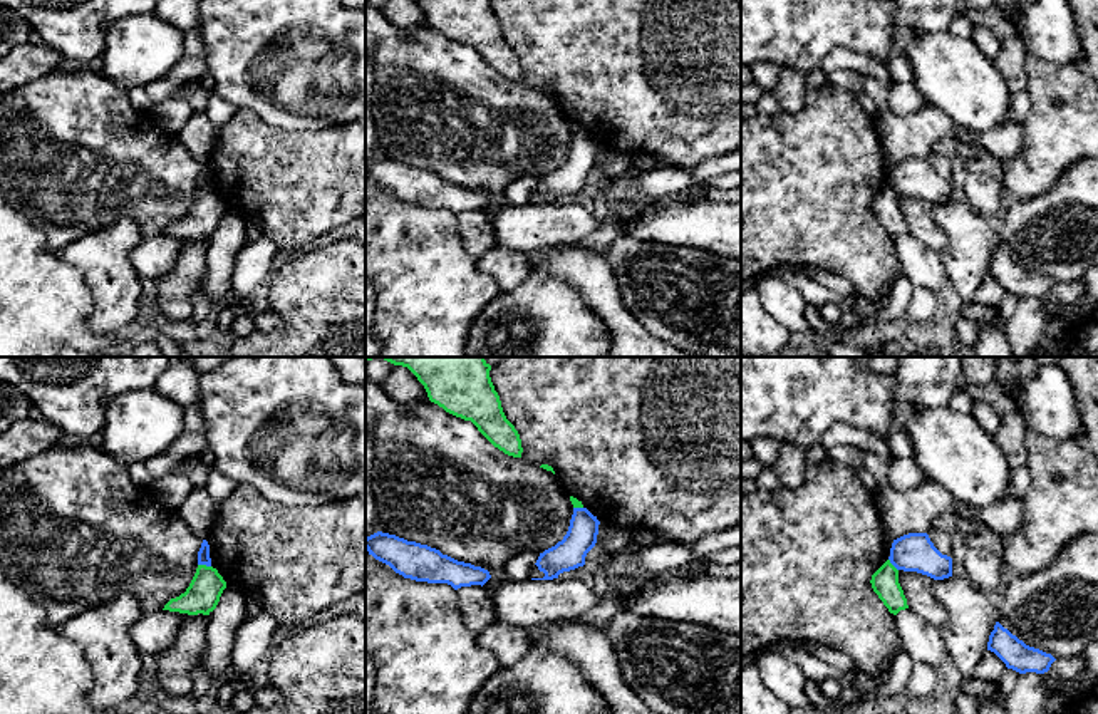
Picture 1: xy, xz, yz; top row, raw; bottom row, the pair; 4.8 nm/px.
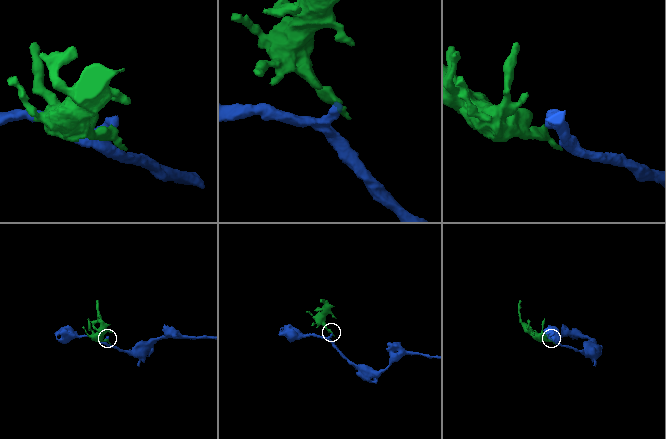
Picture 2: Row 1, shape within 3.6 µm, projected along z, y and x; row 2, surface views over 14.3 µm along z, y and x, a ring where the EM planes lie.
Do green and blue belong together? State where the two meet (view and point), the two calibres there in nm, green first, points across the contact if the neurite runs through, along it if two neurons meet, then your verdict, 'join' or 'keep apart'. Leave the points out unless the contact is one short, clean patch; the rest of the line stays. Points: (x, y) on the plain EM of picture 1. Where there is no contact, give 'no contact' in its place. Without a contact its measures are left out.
meets green in xy at (205, 190); 160 nm thick on the green side, 60 nm on the other; border along xy (198, 188), (210, 191); keep apart

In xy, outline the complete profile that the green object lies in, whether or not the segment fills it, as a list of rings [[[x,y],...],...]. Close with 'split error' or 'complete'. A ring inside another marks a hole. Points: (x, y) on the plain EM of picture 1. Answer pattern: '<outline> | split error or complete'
[[[198,189],[186,216],[176,223],[171,223],[163,235],[188,240],[210,240],[216,233],[225,213],[226,206],[216,193]]] | complete

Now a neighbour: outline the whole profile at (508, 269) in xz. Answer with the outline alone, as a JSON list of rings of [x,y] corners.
[[[498,245],[478,256],[476,266],[481,273],[491,277],[501,292],[518,287],[531,273],[528,251],[506,250]]]

